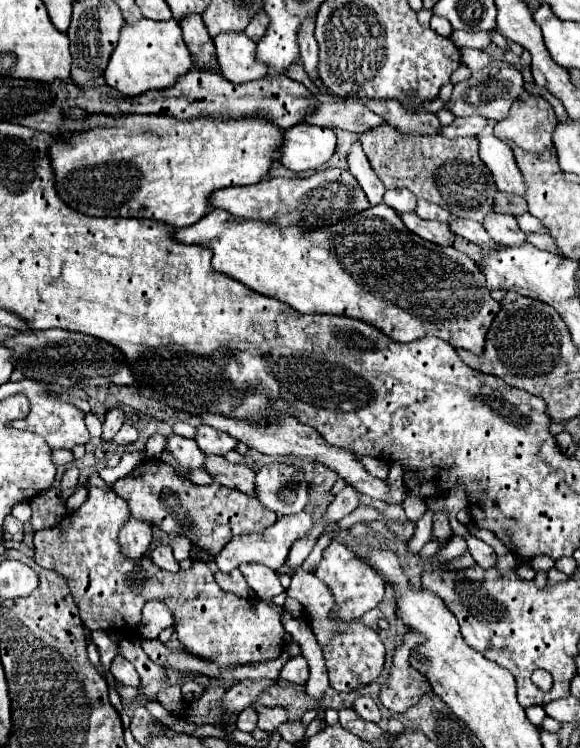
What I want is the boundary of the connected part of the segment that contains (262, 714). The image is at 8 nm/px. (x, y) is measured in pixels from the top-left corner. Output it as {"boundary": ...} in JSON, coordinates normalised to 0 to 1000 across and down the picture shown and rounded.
{"boundary":[[[438,941],[441,952],[445,952],[445,973],[455,979],[469,979],[479,968],[497,965],[497,949],[486,944],[452,944],[452,941]]]}

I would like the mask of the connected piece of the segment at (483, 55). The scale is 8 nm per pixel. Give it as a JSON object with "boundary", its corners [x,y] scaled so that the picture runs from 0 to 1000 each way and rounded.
{"boundary":[[[797,64],[795,82],[802,84],[814,96],[829,95],[840,90],[847,76],[838,70],[814,64]]]}

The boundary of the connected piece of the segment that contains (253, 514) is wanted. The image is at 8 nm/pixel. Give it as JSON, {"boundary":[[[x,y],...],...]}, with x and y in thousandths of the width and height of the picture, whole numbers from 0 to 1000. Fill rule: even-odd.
{"boundary":[[[245,615],[217,639],[197,647],[197,658],[221,671],[224,684],[238,695],[269,701],[286,714],[317,717],[366,743],[372,743],[393,722],[417,714],[455,711],[455,706],[476,698],[476,687],[462,684],[448,668],[372,644],[362,650],[338,650],[276,615]]]}

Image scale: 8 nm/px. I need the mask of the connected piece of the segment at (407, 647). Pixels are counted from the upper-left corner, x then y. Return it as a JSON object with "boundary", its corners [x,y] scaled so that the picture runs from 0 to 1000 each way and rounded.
{"boundary":[[[703,845],[697,850],[697,858],[690,866],[683,866],[683,874],[679,874],[679,890],[676,890],[676,898],[672,898],[672,906],[669,906],[669,914],[659,920],[655,925],[655,936],[659,941],[683,952],[683,955],[693,955],[703,944],[710,944],[731,925],[741,922],[741,914],[738,909],[717,898],[707,885],[703,885],[703,877],[710,872],[710,866],[717,861],[728,858],[728,850],[717,850],[710,845]]]}

